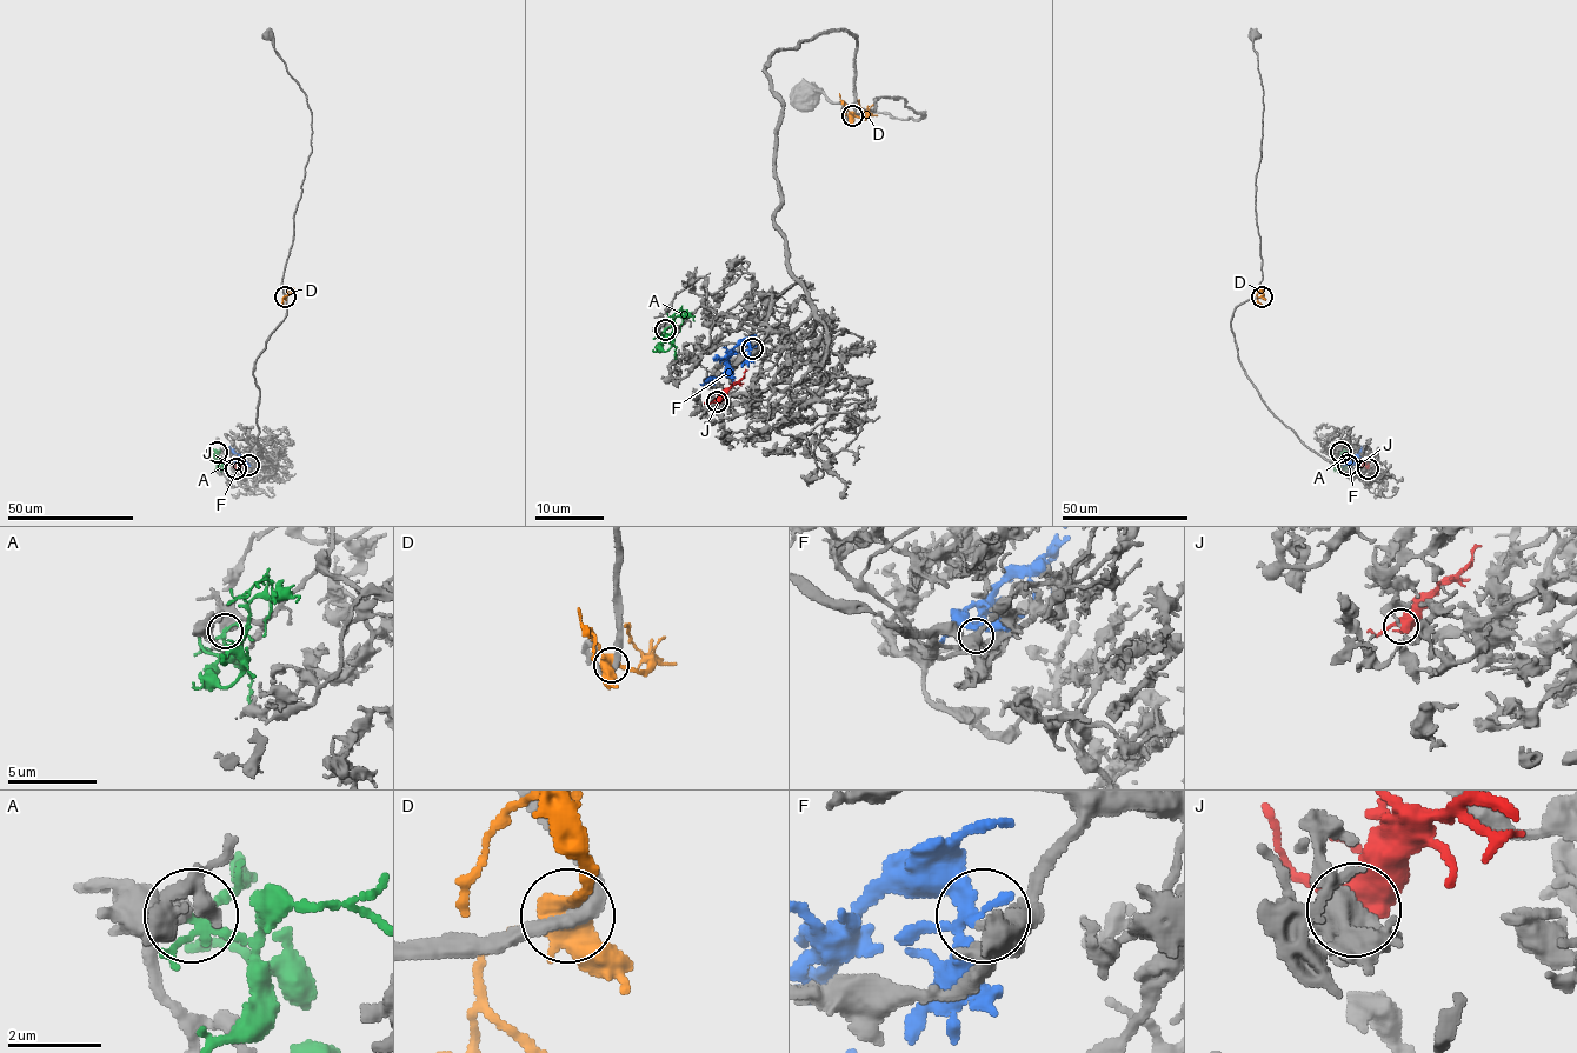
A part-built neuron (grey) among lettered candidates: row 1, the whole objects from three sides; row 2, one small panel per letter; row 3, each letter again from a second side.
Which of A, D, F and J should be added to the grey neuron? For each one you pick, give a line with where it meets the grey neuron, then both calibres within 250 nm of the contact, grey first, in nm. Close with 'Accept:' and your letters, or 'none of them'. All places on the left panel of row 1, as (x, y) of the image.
F: contact (248, 465); calibres 260 and 180 nm
Accept: F

